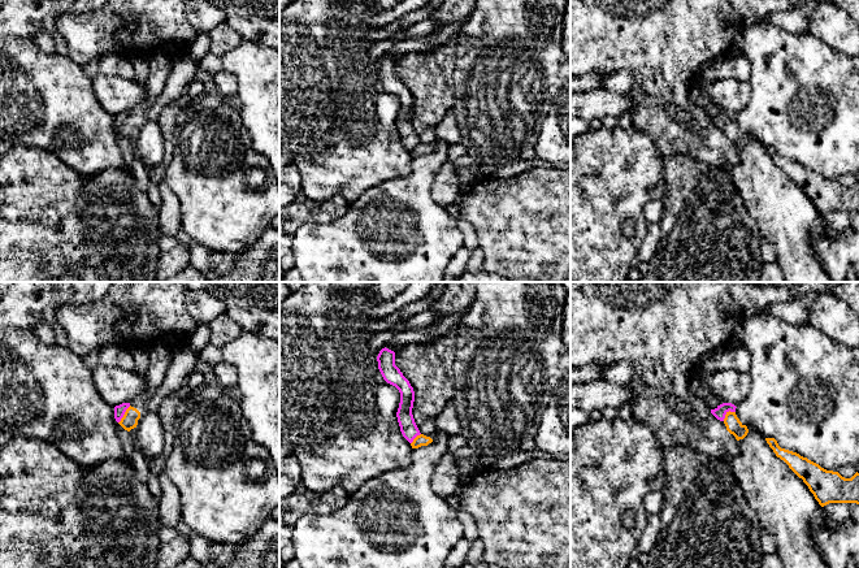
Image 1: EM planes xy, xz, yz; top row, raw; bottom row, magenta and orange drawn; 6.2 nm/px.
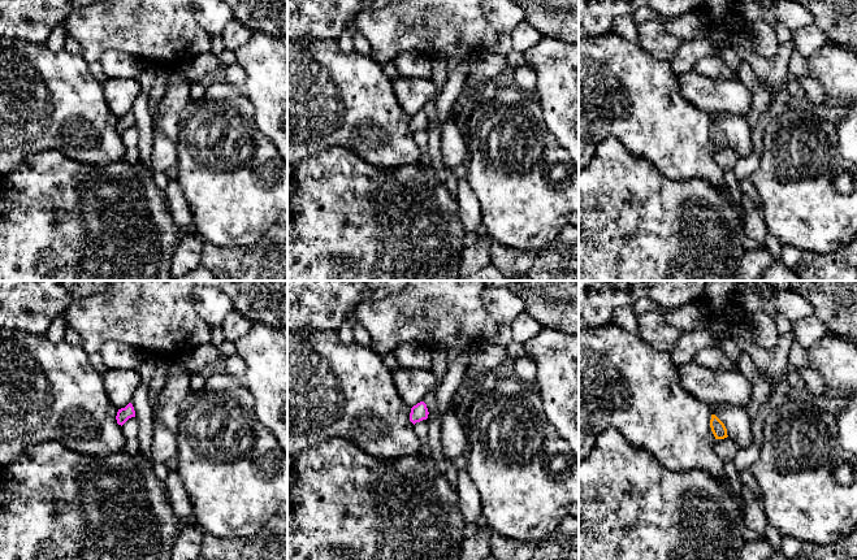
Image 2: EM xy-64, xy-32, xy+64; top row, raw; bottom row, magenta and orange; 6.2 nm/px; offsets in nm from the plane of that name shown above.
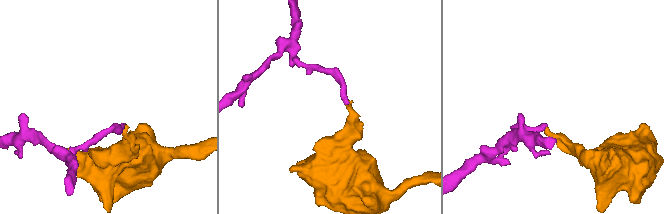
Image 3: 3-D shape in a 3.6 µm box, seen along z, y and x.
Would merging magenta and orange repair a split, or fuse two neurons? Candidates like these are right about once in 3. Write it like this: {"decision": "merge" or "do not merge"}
{"decision": "do not merge"}

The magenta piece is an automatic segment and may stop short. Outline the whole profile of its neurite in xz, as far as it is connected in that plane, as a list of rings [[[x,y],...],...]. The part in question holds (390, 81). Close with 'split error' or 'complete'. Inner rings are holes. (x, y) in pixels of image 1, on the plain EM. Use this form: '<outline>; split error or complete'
[[[382,57],[377,65],[378,78],[383,88],[395,95],[400,101],[400,112],[396,121],[398,131],[403,146],[412,152],[420,144],[420,139],[415,131],[412,117],[415,110],[415,100],[409,90],[403,84],[395,74],[395,61]]]; complete

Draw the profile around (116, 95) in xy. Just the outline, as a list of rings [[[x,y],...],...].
[[[97,74],[92,79],[92,91],[104,108],[112,116],[122,112],[133,112],[147,99],[146,84],[135,79]]]

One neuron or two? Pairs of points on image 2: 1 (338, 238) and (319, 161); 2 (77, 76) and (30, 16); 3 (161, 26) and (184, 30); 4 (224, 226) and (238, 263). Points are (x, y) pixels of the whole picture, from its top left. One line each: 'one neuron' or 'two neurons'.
1: one neuron
2: two neurons
3: one neuron
4: two neurons

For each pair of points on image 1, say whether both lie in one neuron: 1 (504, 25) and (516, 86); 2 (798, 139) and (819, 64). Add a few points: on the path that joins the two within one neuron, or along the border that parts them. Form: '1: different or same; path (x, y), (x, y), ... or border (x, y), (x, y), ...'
1: same; path (510, 40), (510, 70)
2: same; path (824, 143), (841, 113), (841, 99), (833, 90)

